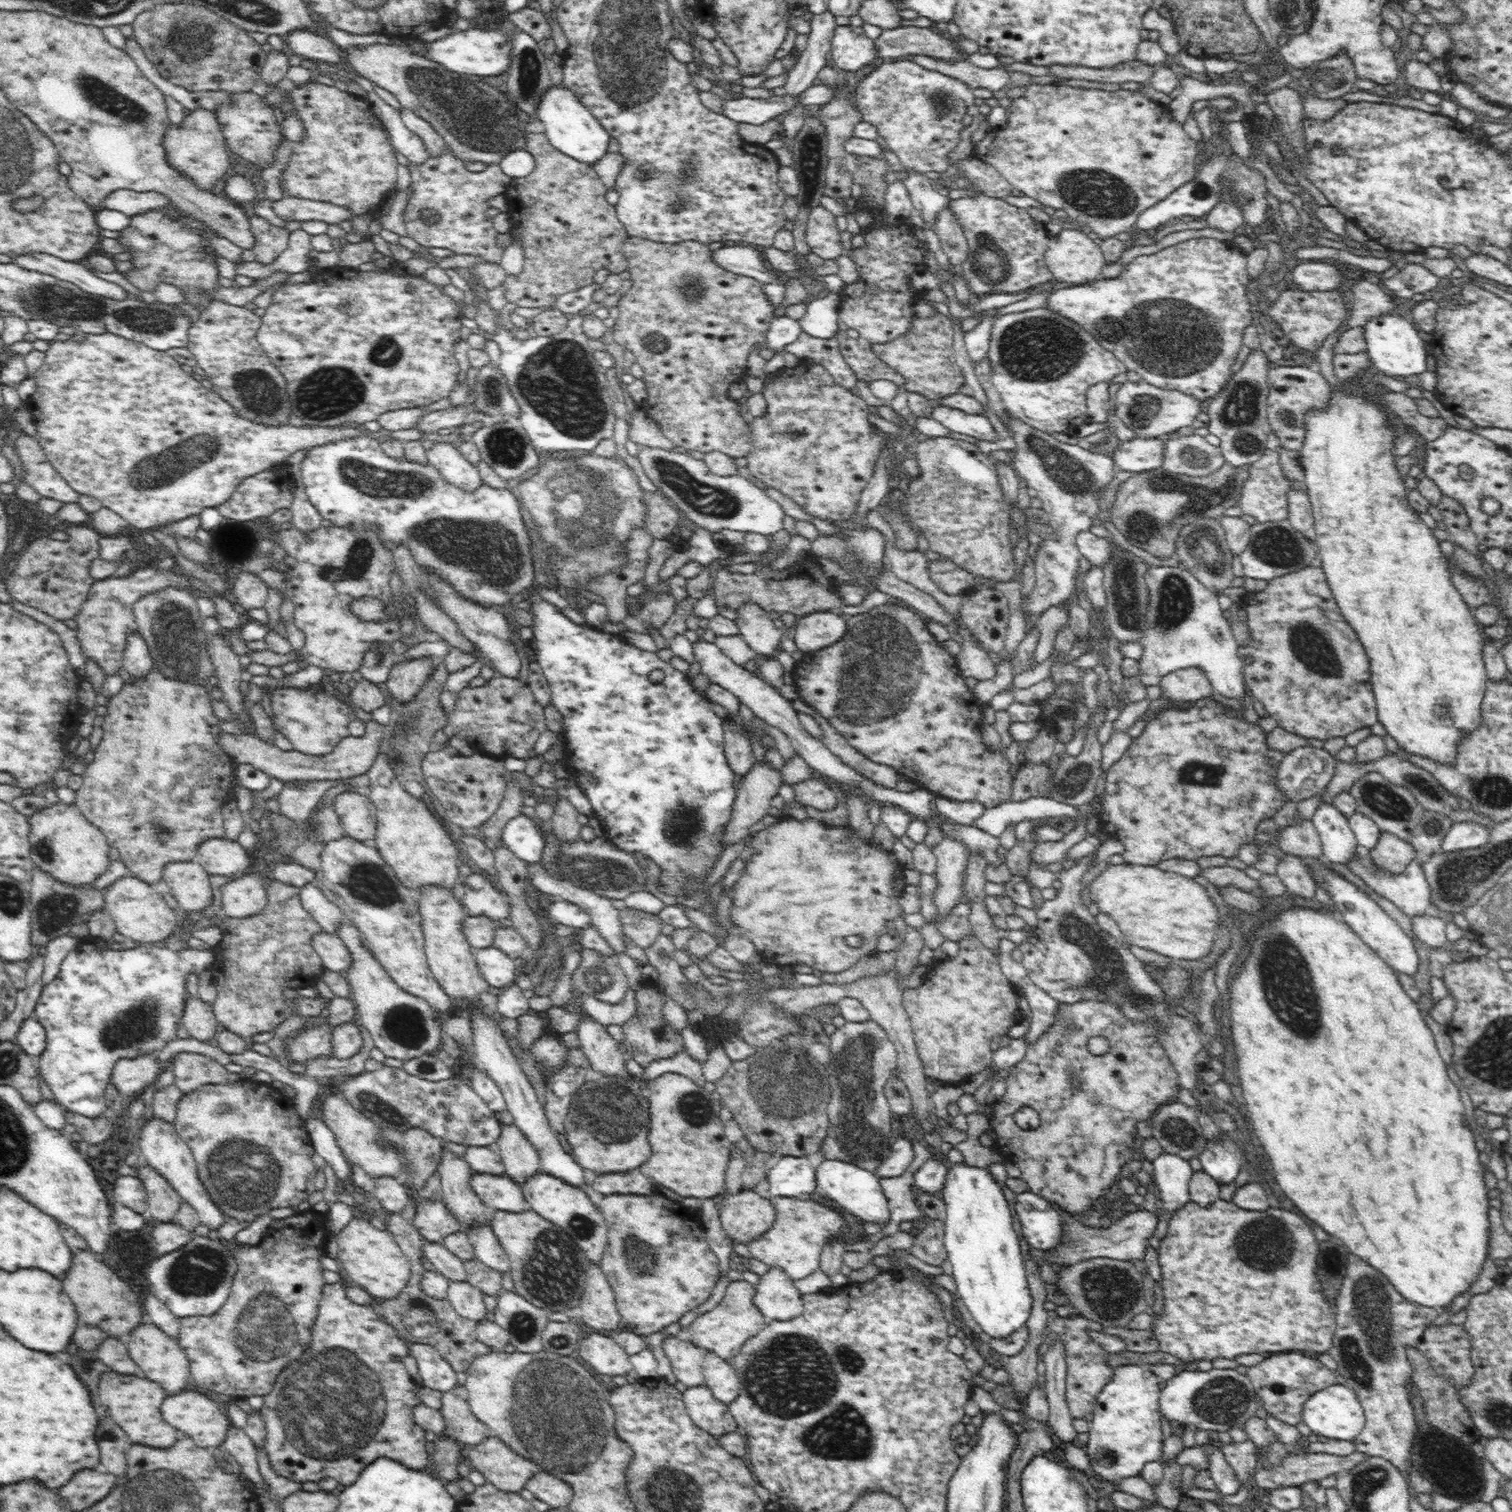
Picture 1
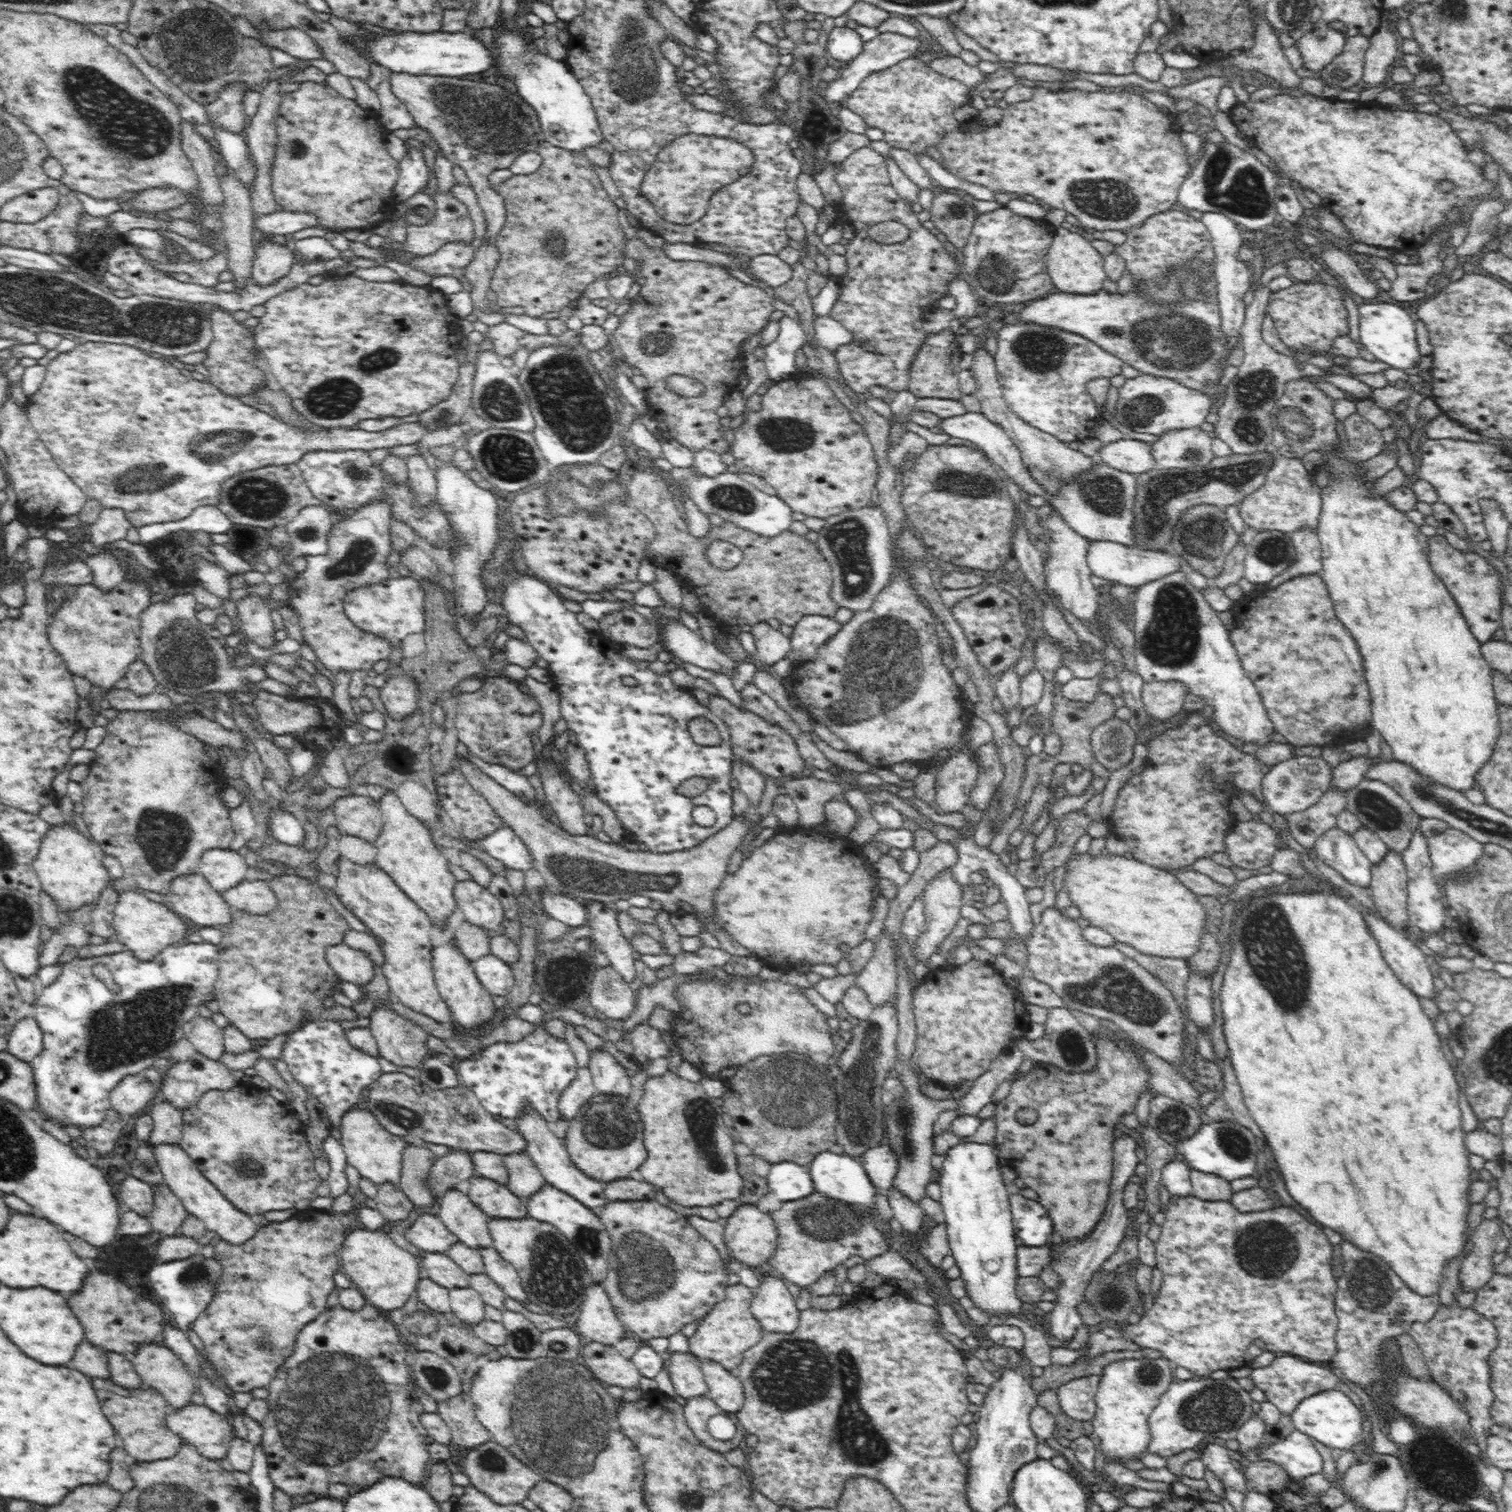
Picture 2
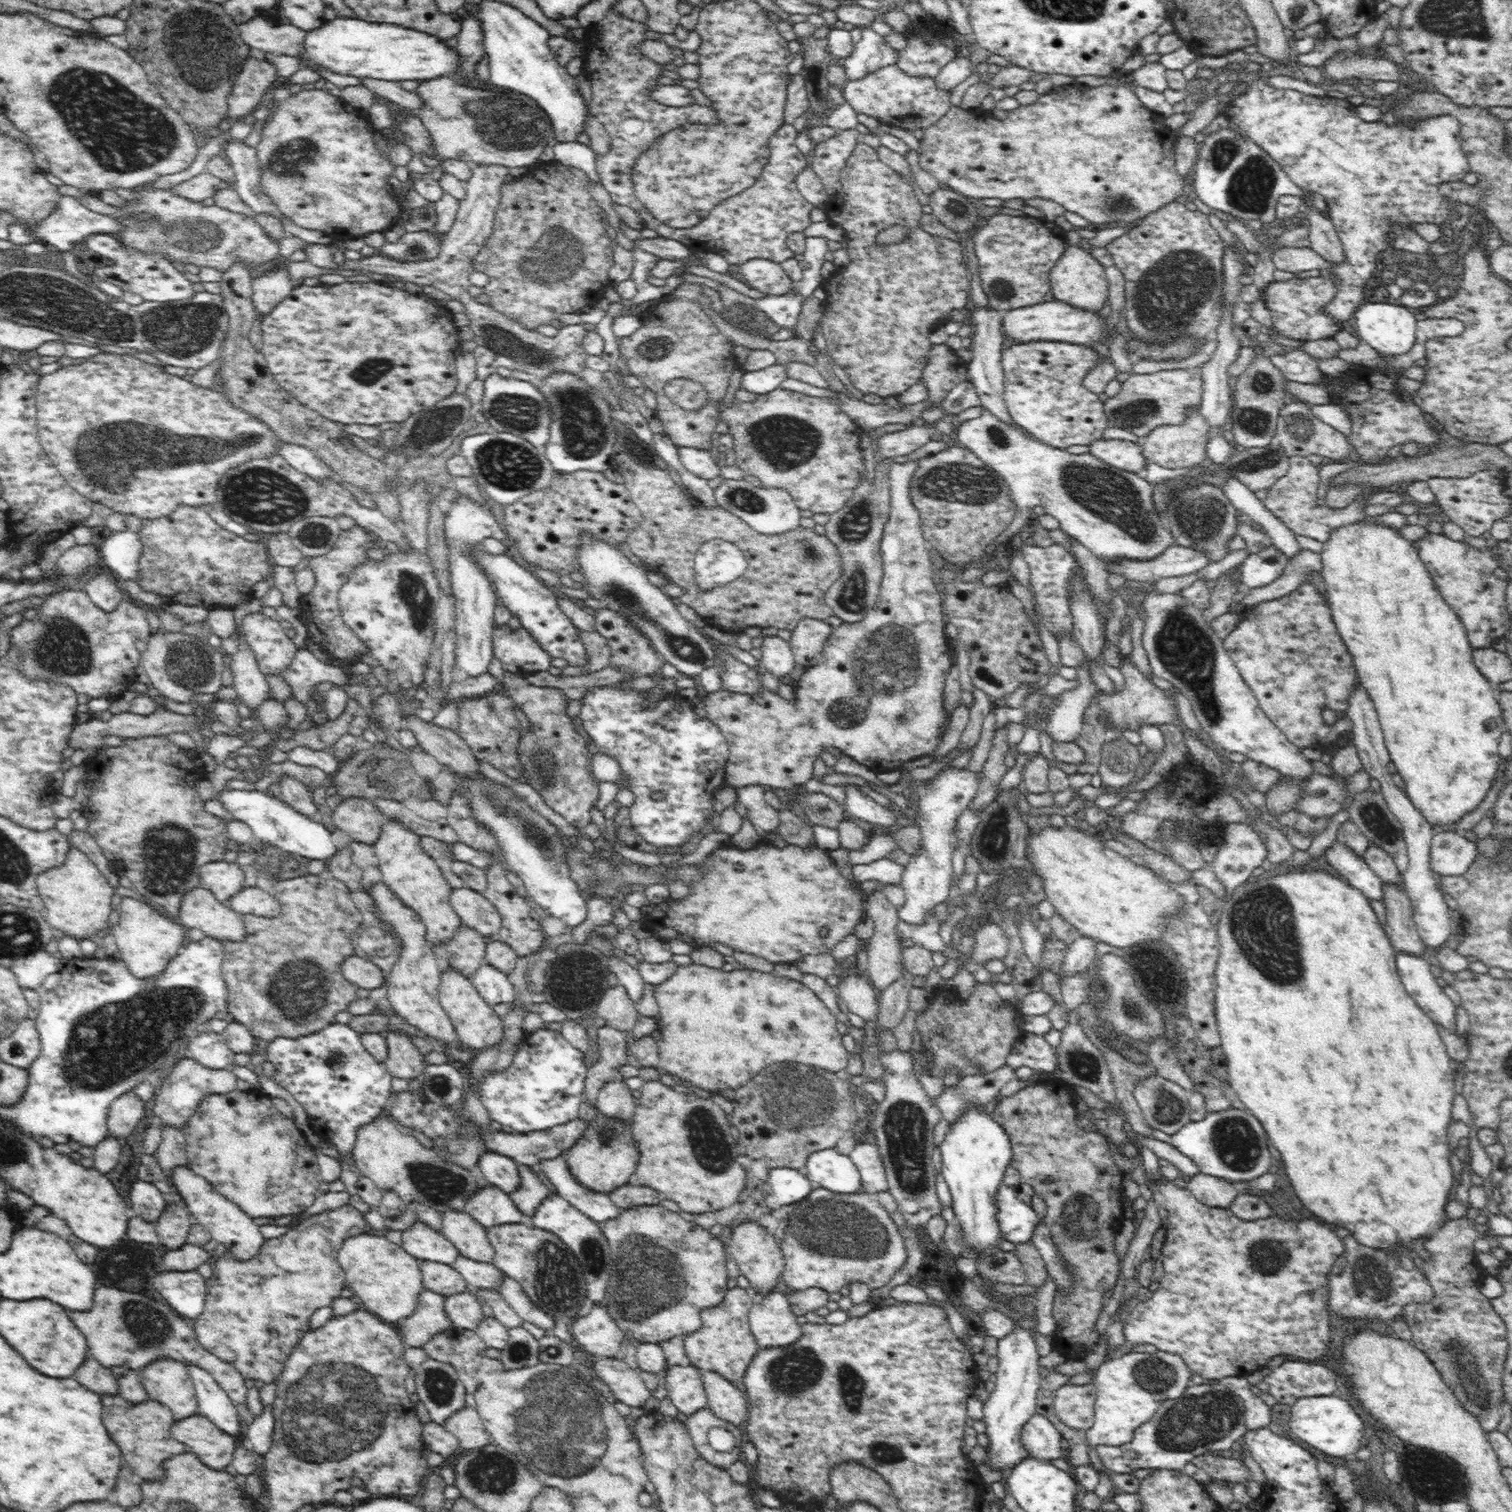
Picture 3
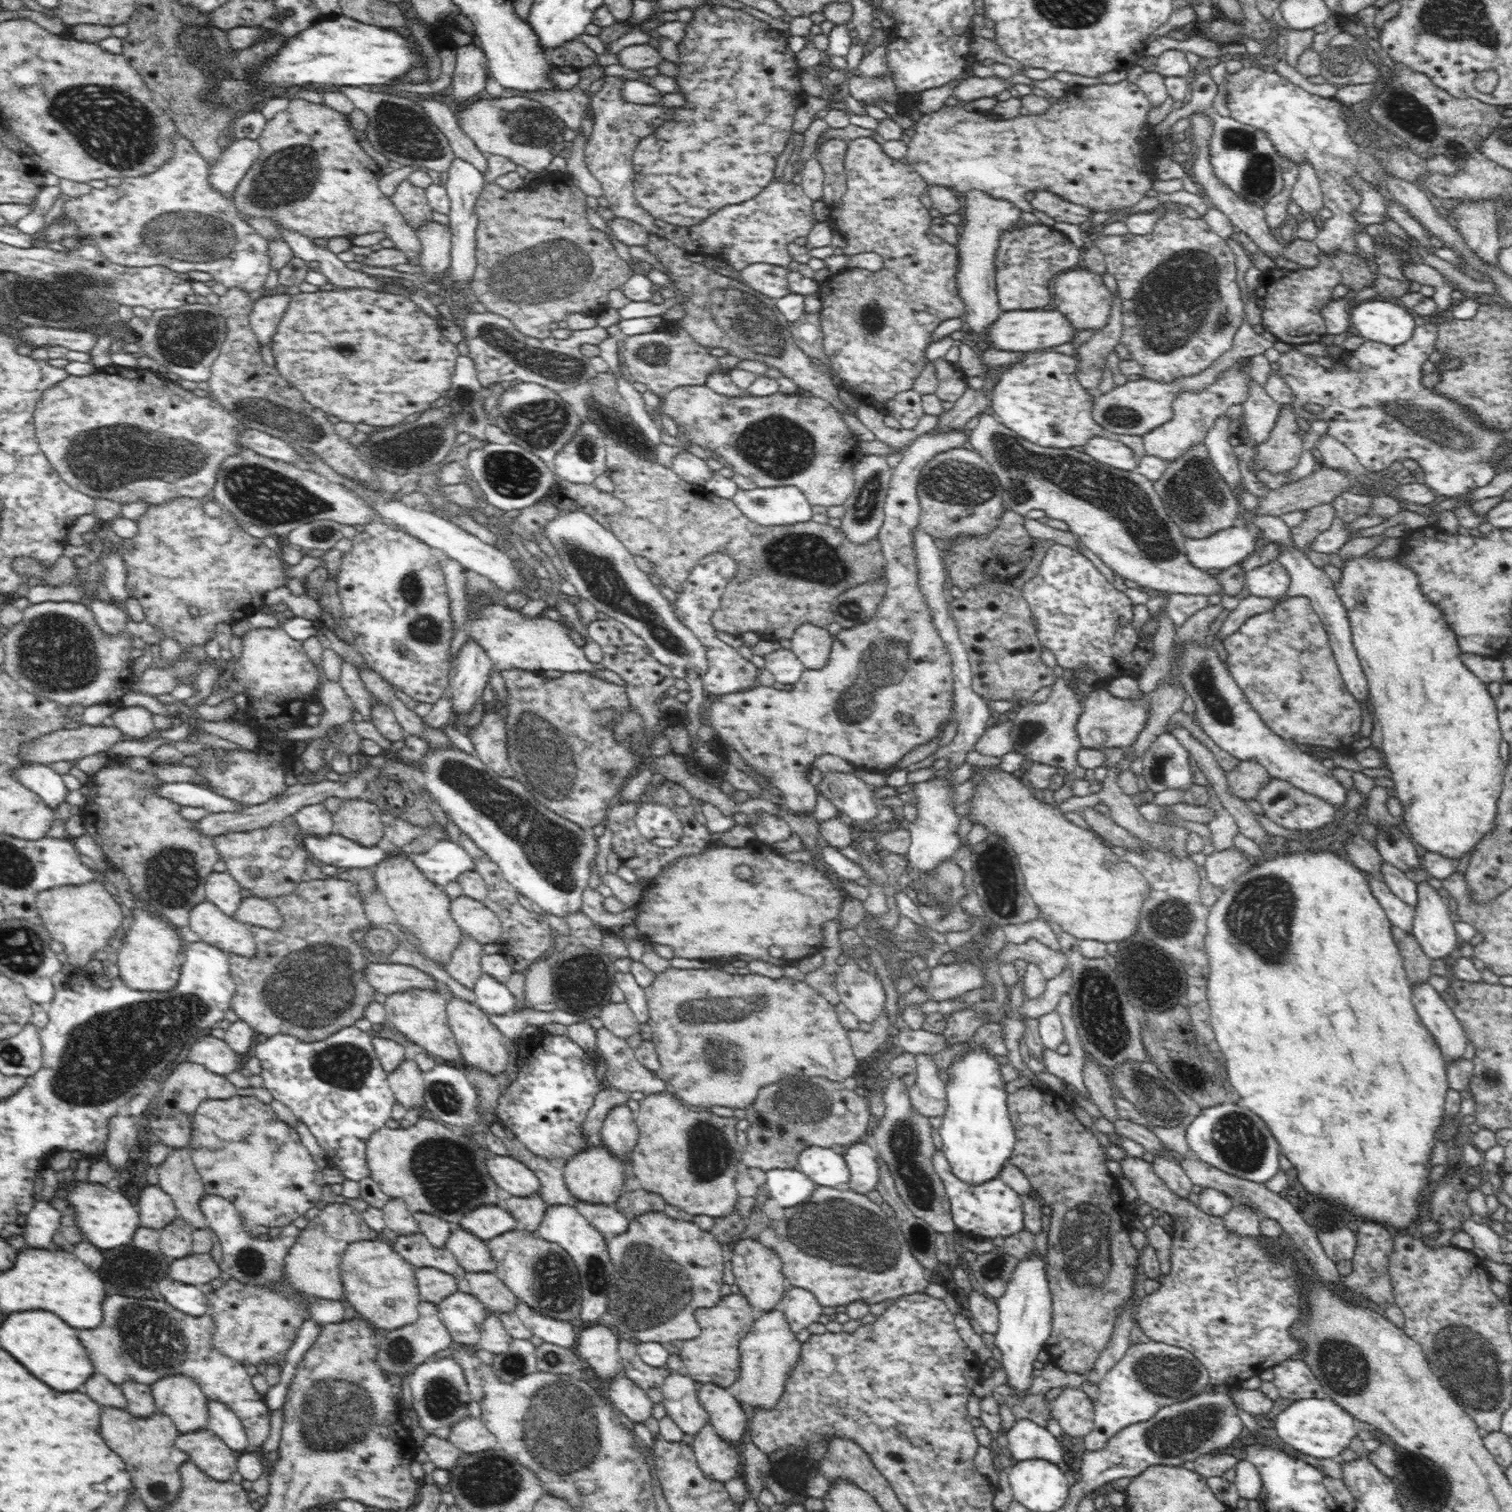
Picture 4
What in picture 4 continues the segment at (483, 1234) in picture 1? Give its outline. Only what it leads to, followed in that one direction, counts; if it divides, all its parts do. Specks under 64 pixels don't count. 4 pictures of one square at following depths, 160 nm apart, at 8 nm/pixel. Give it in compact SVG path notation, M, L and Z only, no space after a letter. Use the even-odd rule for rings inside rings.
M517 1299L515 1313L520 1320L533 1332L534 1335L542 1339L544 1343L552 1343L558 1347L574 1348L576 1332L574 1326L569 1321L556 1320L525 1306Z

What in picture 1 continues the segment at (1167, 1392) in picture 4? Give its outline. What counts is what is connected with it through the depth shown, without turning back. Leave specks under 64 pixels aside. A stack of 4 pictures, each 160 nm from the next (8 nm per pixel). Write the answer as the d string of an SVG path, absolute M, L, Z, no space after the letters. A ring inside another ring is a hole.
M1141 1365L1114 1367L1112 1380L1098 1394L1084 1448L1092 1470L1104 1480L1118 1485L1126 1478L1140 1477L1148 1462L1161 1460L1162 1418L1158 1400L1162 1385L1158 1376Z

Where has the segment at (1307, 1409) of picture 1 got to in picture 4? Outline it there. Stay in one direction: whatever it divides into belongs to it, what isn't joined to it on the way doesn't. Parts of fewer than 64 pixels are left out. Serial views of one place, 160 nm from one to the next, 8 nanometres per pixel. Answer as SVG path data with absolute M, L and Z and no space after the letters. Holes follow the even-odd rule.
M1328 1398L1295 1400L1293 1404L1278 1413L1275 1422L1278 1436L1282 1436L1282 1440L1288 1446L1300 1450L1302 1456L1313 1462L1319 1458L1342 1458L1344 1448L1348 1448L1350 1440L1357 1436L1357 1426L1352 1415Z

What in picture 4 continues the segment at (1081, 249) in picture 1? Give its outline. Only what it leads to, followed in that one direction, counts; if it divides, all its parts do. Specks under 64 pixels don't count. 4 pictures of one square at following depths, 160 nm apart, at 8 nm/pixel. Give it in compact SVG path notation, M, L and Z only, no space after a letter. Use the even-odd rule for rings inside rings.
M1080 264L1056 276L1051 291L1056 310L1070 320L1074 325L1073 330L1090 329L1100 332L1107 325L1114 298L1100 275L1085 270Z

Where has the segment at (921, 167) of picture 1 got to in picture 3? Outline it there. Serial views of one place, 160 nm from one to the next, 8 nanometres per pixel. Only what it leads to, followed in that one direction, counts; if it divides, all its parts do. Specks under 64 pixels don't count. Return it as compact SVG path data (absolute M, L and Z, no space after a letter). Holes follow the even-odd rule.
M895 64L870 72L866 77L847 81L843 95L847 104L856 112L872 116L894 128L909 131L928 128L953 106L950 103L951 92L938 88L933 79L913 79L912 76L906 76Z

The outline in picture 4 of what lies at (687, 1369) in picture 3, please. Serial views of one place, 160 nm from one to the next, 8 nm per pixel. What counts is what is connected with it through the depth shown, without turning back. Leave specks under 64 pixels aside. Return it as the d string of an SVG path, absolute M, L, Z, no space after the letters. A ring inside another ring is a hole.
M685 1371L668 1375L663 1386L662 1403L666 1414L676 1422L684 1434L693 1436L709 1423L708 1414L697 1402L698 1383Z

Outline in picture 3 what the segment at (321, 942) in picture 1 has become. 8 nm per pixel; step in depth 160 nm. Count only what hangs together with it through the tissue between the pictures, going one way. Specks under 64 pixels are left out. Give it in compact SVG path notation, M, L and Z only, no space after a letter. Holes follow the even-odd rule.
M358 955L348 957L341 967L344 977L347 977L347 980L356 987L364 989L366 993L380 988L386 980L386 975L384 976L378 965L358 957Z

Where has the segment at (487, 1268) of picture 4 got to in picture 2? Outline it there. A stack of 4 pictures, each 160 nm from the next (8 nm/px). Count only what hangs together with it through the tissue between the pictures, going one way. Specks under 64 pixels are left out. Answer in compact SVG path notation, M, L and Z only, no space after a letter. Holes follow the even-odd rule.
M452 1188L442 1194L438 1203L440 1212L437 1217L452 1234L456 1235L457 1242L475 1250L493 1246L488 1228L490 1218L481 1214L480 1208L467 1194Z

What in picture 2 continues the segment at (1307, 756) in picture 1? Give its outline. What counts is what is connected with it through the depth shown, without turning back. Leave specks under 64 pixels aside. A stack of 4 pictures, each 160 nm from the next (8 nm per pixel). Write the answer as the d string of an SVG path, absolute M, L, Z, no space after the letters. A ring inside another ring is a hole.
M1299 756L1279 762L1264 776L1262 798L1270 812L1280 813L1284 816L1299 813L1313 804L1332 787L1332 767L1324 761L1324 756Z

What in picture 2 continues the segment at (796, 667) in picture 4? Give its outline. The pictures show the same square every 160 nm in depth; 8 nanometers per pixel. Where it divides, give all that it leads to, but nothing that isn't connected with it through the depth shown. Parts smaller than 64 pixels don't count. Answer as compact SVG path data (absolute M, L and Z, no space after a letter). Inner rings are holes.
M766 622L754 623L752 636L756 643L756 661L758 664L773 665L791 652L791 643L788 636L774 630Z

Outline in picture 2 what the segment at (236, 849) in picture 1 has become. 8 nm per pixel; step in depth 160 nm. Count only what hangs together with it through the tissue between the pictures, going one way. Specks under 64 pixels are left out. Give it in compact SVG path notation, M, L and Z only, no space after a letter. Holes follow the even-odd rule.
M215 848L204 852L198 868L198 872L202 873L219 893L242 882L246 878L246 870L248 865L244 856L229 848Z

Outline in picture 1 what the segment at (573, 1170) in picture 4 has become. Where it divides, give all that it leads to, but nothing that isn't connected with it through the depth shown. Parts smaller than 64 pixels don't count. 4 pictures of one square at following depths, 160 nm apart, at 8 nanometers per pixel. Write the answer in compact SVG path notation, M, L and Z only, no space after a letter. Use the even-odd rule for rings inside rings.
M591 1068L585 1069L585 1075L588 1081L574 1094L561 1129L572 1147L572 1157L598 1175L638 1168L650 1158L648 1097L638 1092L628 1079L604 1076Z

